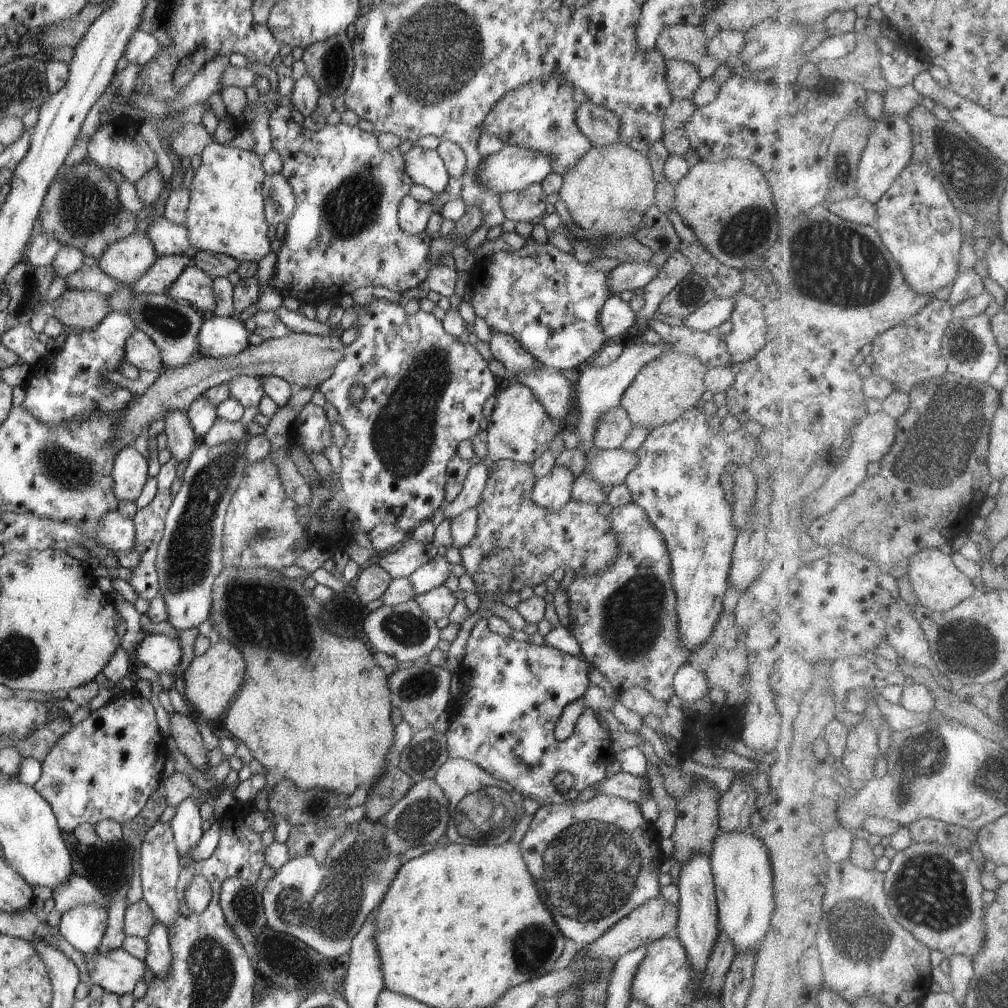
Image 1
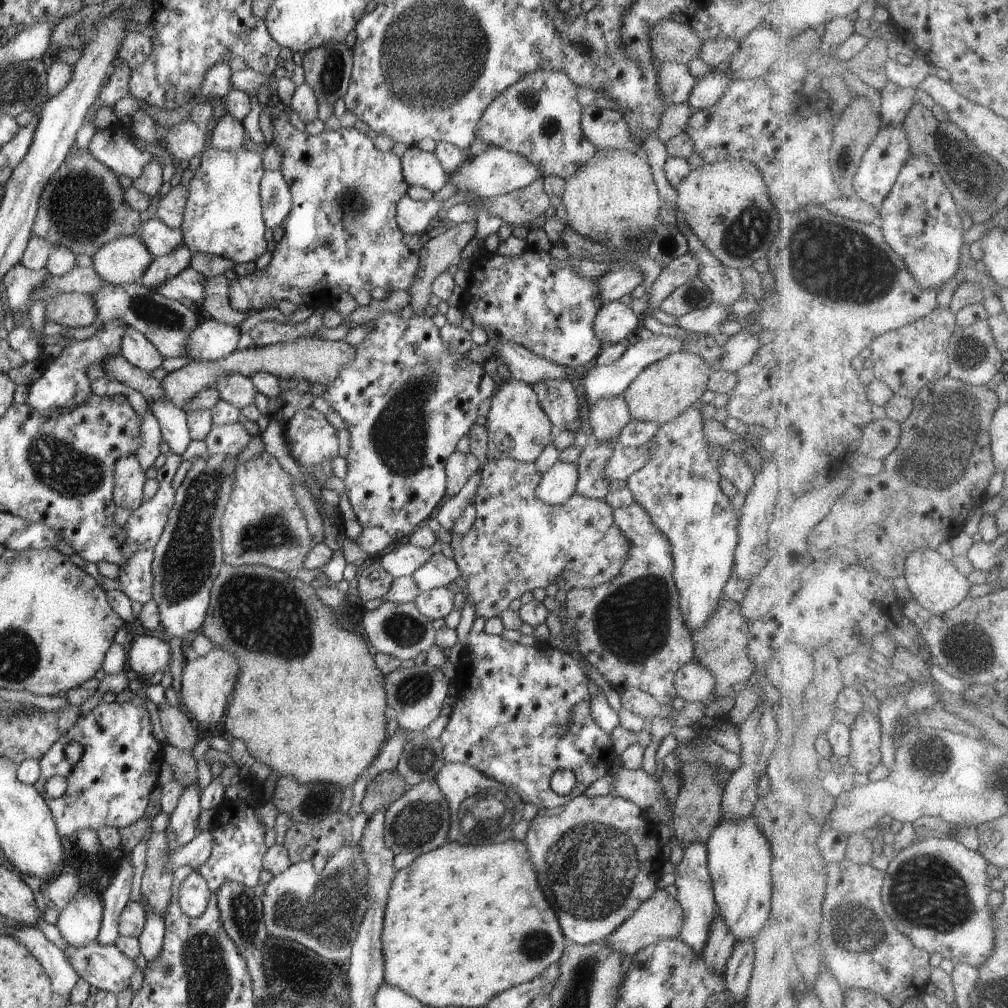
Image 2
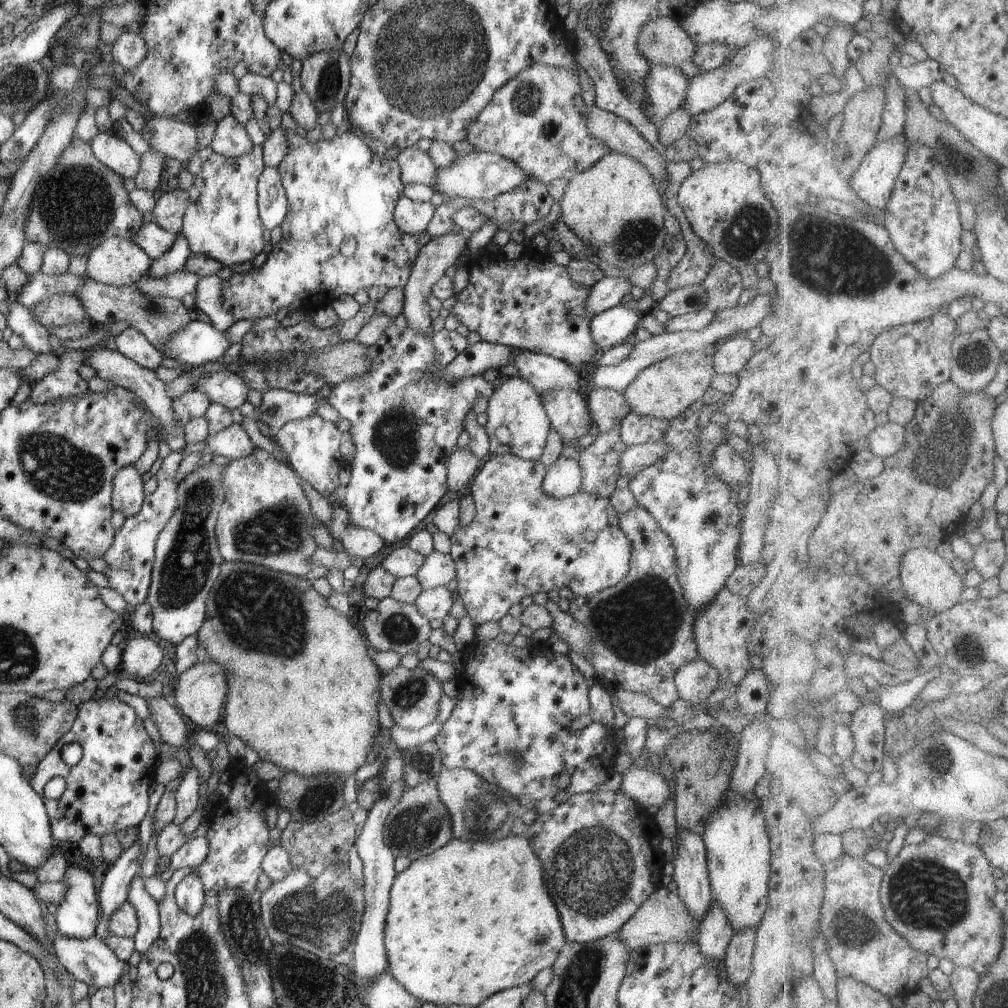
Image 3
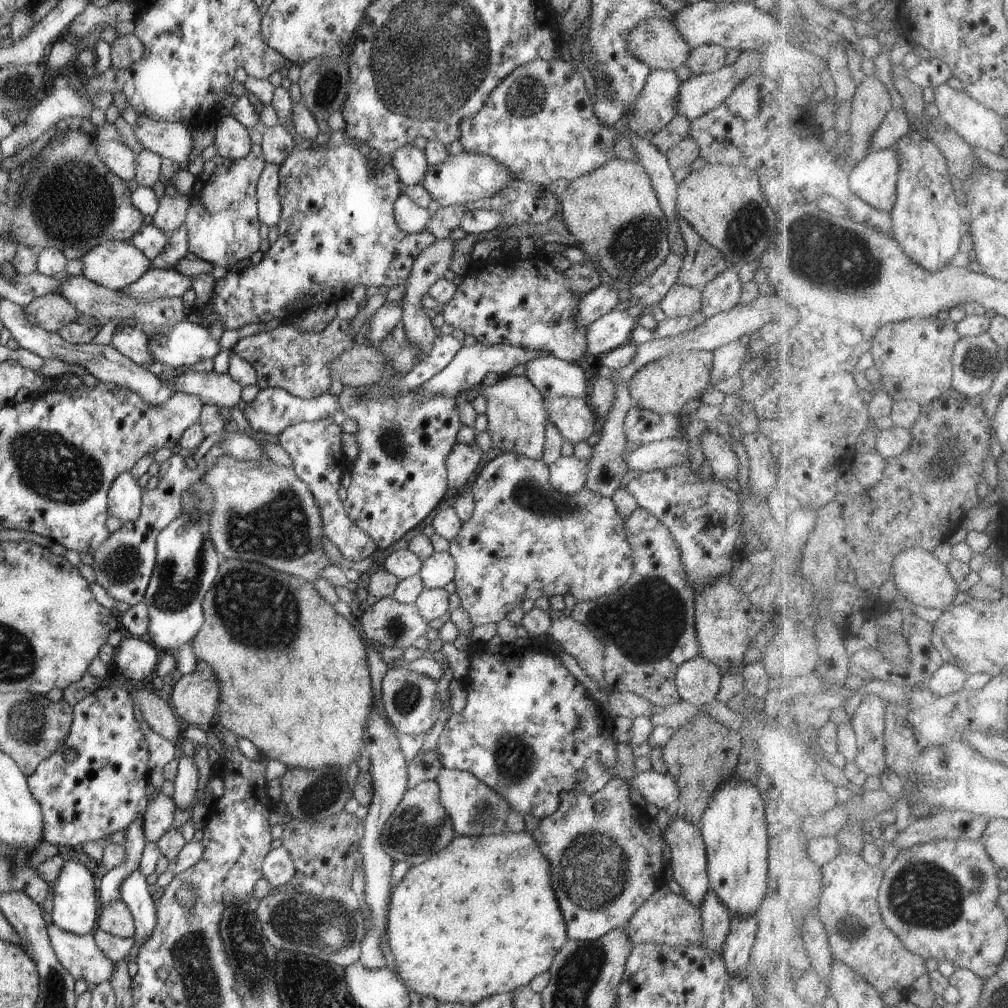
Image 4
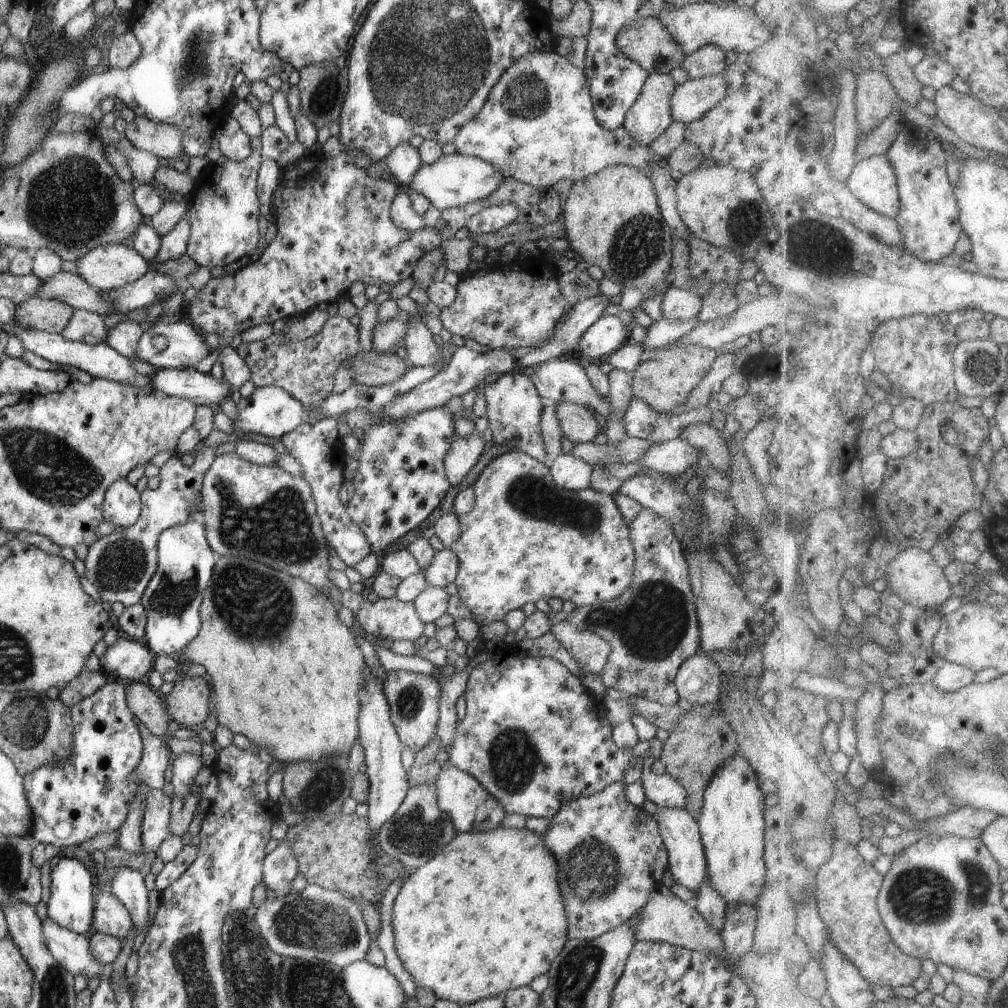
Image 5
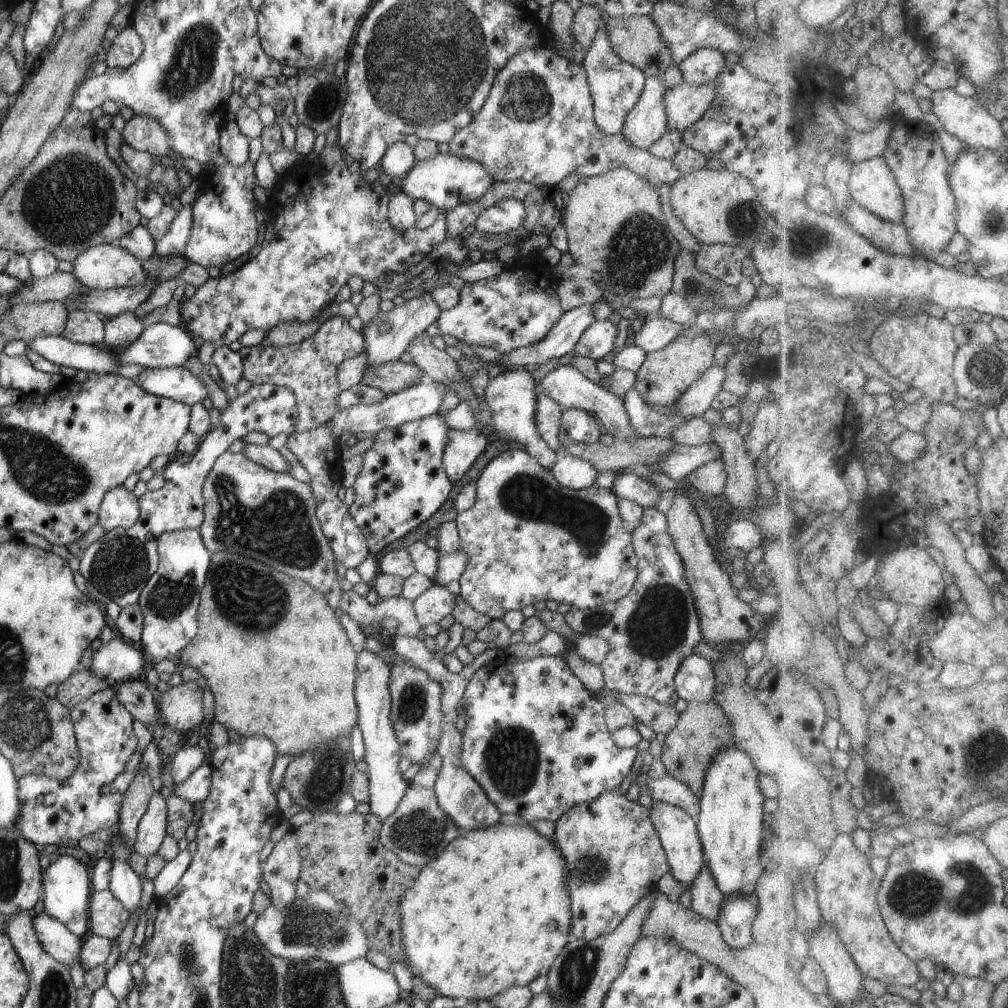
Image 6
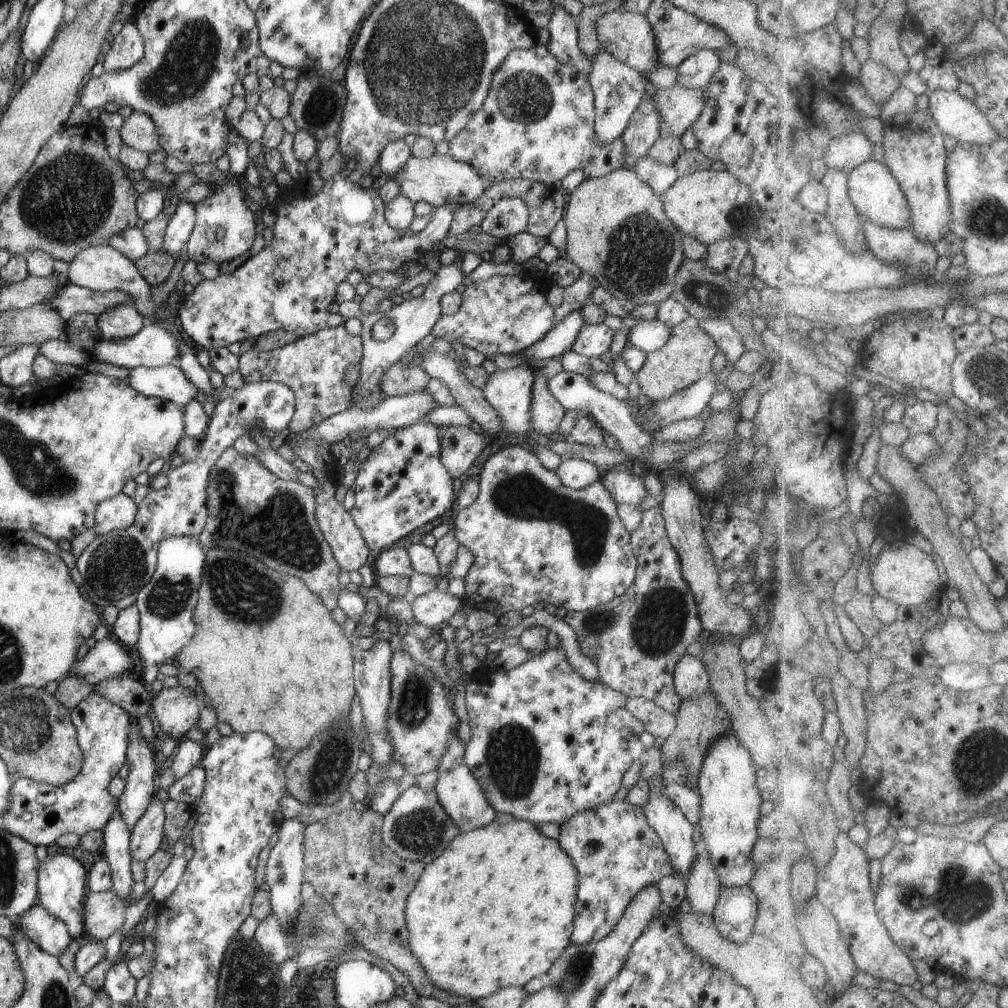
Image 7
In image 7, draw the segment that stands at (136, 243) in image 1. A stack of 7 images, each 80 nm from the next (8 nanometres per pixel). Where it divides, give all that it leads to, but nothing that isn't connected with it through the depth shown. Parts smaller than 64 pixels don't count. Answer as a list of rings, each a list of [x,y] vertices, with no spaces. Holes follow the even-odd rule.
[[[94,245],[82,250],[68,266],[68,278],[70,283],[75,286],[80,286],[98,293],[103,291],[120,290],[120,292],[126,292],[134,298],[133,306],[137,309],[137,312],[149,323],[157,323],[162,328],[168,328],[170,334],[176,334],[180,340],[182,340],[183,333],[176,328],[176,324],[168,324],[168,322],[158,322],[154,320],[154,312],[157,307],[152,304],[151,287],[148,282],[144,280],[140,270],[136,268],[134,261],[130,260],[128,256],[124,256],[122,252],[114,250],[109,245]]]

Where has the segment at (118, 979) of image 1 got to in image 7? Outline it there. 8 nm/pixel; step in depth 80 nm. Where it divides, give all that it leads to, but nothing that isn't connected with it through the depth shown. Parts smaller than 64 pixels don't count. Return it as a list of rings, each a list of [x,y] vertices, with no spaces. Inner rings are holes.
[[[33,906],[26,910],[14,923],[43,952],[58,958],[70,944],[72,936],[64,922],[51,916],[42,906]]]

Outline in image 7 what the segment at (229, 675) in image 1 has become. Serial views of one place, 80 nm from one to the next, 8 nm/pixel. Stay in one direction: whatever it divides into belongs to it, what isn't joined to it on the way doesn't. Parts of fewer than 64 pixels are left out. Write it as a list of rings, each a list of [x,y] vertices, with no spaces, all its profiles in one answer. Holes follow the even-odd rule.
[[[180,685],[164,688],[152,699],[152,712],[160,728],[176,741],[197,725],[201,708],[196,692]]]

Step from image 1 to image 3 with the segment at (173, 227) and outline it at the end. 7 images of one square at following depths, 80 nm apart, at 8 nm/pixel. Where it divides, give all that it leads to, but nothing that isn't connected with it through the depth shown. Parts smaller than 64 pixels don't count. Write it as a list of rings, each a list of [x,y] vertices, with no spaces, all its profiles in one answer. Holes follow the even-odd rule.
[[[144,223],[131,238],[153,261],[162,256],[176,240],[176,235],[164,230],[158,223]]]

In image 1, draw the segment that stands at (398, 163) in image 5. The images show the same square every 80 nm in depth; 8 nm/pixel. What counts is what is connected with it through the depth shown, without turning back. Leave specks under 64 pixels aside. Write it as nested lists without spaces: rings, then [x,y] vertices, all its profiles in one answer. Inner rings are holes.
[[[413,145],[405,153],[405,171],[414,185],[422,185],[433,193],[445,190],[450,176],[436,149],[424,150]]]

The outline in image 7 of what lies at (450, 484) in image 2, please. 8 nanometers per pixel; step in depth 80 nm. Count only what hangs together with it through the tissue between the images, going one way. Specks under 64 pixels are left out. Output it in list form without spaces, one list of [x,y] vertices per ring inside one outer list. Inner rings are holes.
[[[442,426],[440,430],[440,461],[452,479],[460,479],[476,462],[489,439],[469,426]]]

